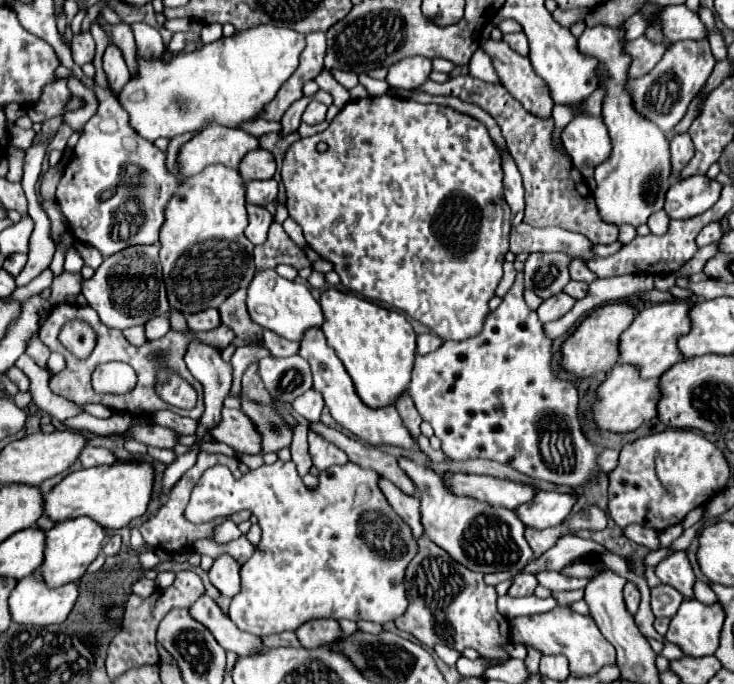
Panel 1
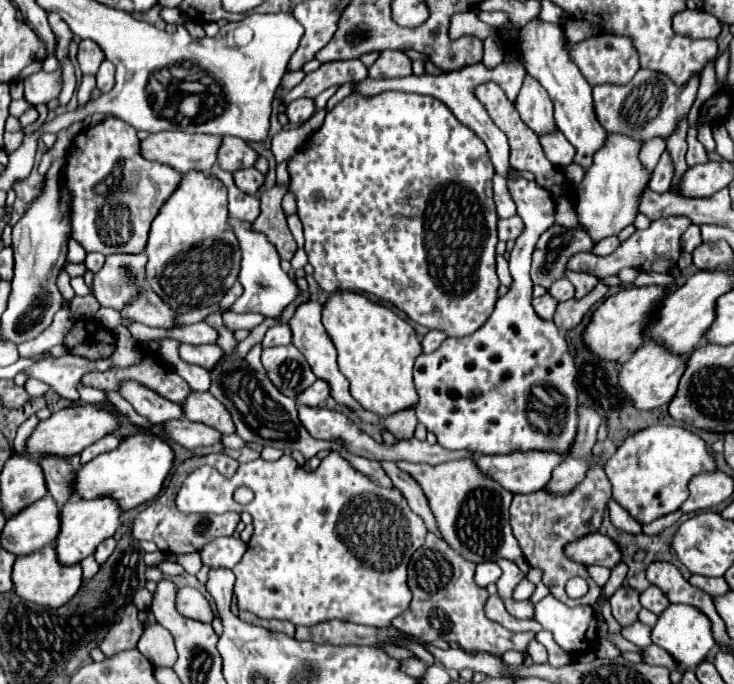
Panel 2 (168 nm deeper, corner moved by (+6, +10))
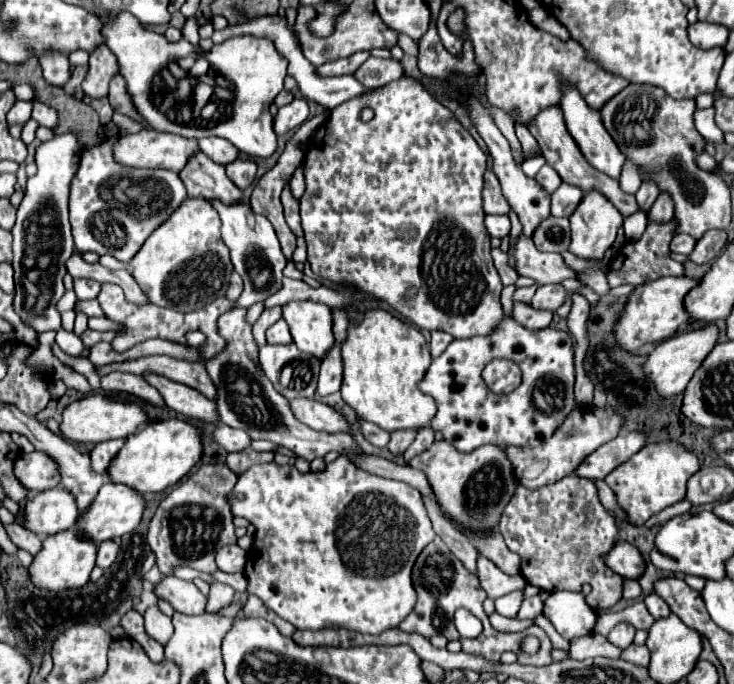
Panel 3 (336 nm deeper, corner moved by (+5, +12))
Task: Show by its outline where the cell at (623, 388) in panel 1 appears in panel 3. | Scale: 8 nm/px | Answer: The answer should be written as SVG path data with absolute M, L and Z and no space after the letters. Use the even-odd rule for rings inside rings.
M708 324L704 328L698 330L690 330L690 332L680 332L678 336L672 336L664 342L660 342L654 352L648 356L648 360L644 362L644 372L654 380L658 394L668 398L668 396L676 396L682 394L686 390L686 384L692 380L694 372L700 368L702 360L712 352L712 348L718 344L718 326L716 324Z

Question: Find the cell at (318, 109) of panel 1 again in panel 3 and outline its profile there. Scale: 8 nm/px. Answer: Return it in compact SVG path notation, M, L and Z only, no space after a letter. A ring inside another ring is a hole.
M296 98L288 106L282 106L274 116L274 132L278 136L288 134L290 130L298 128L306 118L308 118L308 102L304 98Z

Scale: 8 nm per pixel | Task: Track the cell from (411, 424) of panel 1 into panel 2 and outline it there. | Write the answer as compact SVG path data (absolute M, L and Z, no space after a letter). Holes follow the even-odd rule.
M401 410L401 414L391 414L389 418L383 418L381 422L397 440L409 440L413 438L413 430L417 426L415 410Z

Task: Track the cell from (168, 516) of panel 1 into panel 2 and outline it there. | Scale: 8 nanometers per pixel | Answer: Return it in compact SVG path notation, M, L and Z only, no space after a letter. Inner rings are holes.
M205 454L205 456L193 456L187 458L185 462L181 462L175 472L171 474L171 480L167 484L167 488L153 500L153 504L149 504L143 512L137 514L137 518L133 520L133 536L137 540L151 540L157 544L157 548L161 552L167 554L187 554L187 552L199 552L203 544L207 544L209 540L217 538L217 536L231 536L235 532L235 526L239 522L239 514L237 512L225 512L225 514L215 514L215 516L199 516L199 514L191 514L185 516L175 508L175 496L183 484L183 480L197 470L199 466L209 464L213 468L217 468L219 472L223 472L225 476L231 476L239 464L233 462L233 458L229 458L227 454Z

